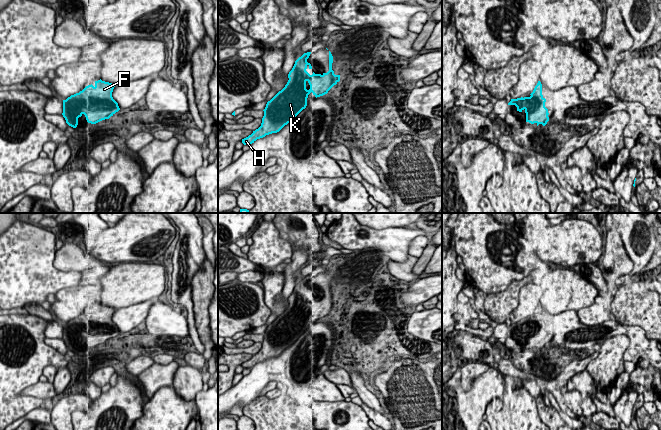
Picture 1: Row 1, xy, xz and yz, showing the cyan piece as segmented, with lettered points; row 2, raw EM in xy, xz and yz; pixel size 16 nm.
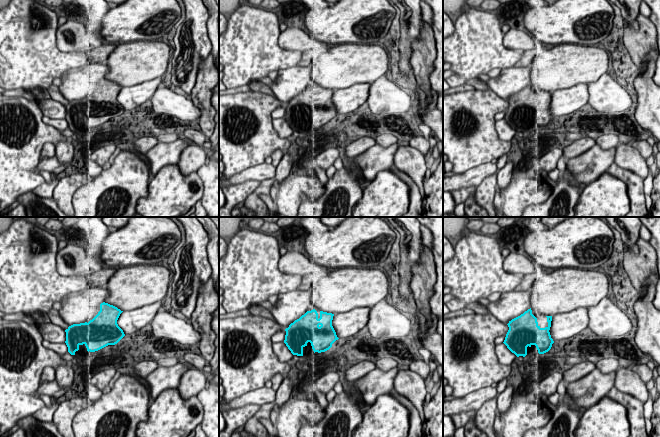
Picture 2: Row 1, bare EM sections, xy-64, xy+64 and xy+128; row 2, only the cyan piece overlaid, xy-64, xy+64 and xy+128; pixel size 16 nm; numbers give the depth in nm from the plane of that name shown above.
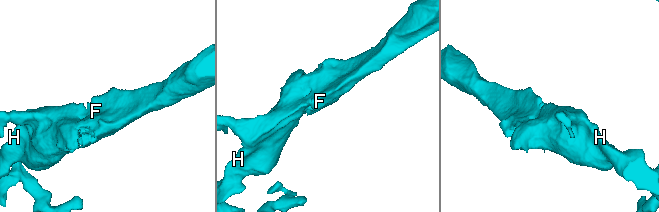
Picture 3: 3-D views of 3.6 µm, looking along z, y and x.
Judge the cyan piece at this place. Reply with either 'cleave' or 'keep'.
keep

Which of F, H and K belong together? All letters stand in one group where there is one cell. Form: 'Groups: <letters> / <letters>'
Groups: F H K

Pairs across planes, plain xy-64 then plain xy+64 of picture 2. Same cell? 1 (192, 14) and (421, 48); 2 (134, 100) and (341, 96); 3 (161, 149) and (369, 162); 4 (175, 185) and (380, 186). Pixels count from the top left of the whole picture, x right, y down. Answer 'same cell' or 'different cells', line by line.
1: different cells
2: same cell
3: same cell
4: same cell

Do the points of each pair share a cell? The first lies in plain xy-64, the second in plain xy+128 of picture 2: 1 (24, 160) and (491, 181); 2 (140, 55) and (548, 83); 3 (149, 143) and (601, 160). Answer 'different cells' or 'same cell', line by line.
1: different cells
2: same cell
3: different cells

